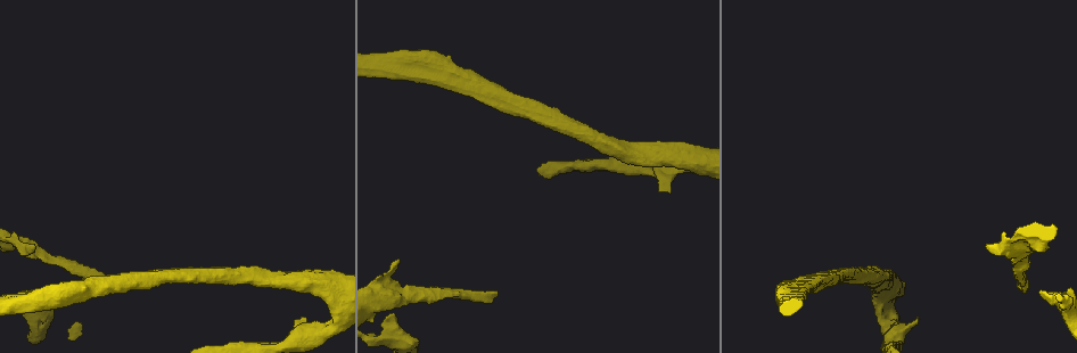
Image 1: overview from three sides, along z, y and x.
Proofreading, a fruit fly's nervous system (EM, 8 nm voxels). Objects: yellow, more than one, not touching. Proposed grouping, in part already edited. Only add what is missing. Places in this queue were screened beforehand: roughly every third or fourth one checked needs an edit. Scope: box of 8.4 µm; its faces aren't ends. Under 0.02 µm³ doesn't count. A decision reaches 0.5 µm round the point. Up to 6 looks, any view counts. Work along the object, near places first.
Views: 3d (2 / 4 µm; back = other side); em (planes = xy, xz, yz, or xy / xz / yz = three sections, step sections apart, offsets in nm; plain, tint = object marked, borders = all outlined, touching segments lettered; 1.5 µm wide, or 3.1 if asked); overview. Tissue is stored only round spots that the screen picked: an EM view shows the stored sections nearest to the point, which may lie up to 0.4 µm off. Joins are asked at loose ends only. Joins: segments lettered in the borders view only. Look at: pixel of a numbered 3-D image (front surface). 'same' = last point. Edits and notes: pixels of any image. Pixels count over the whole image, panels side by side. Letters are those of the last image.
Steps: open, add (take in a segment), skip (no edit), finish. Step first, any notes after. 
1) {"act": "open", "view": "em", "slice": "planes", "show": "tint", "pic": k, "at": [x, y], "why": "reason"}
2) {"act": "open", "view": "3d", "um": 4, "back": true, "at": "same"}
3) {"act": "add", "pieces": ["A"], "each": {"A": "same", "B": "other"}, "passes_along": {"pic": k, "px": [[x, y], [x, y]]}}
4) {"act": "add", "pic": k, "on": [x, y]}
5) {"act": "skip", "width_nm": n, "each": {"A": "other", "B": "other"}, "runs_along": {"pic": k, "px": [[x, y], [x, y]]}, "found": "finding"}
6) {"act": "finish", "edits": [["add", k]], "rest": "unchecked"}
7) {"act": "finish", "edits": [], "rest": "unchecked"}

{"act": "open", "view": "em", "slice": "xy", "step": 8, "show": "tint", "pic": 1, "at": [395, 313], "why": "an open end"}

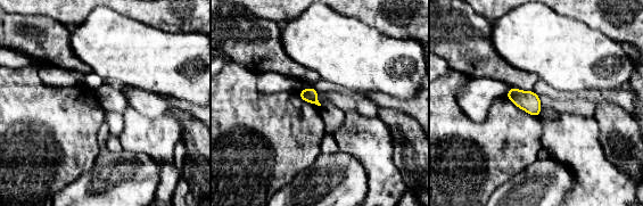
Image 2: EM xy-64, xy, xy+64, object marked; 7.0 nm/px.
{"act": "open", "view": "em", "slice": "planes", "show": "borders", "at": "same", "why": "cut it another way"}

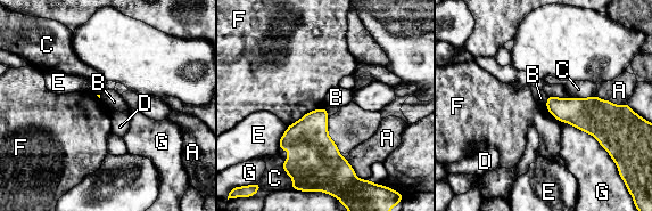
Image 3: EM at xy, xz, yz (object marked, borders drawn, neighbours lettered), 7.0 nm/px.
{"act": "skip", "each": {"A": "other", "B": "other", "C": "other", "D": "other", "E": "other", "F": "other", "G": "other"}, "border": {"pic": 3, "px": [[547, 96], [545, 105]]}, "found": "no lettered segment goes on from it"}

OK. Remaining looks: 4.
{"act": "open", "view": "em", "slice": "planes", "show": "borders", "pic": 1, "at": [1017, 285], "why": "an open end"}

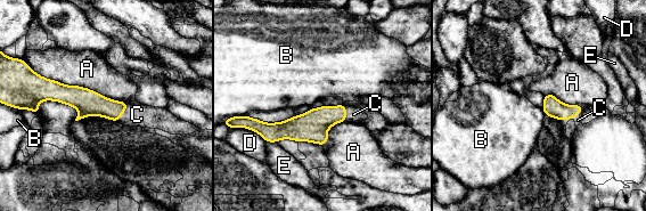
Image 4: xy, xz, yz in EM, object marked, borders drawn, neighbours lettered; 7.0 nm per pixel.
{"act": "add", "pieces": ["C"], "width_nm": 130, "longest_contact_nm": ["A", 700], "each": {"A": "other", "B": "other", "C": "same", "D": "other", "E": "other"}, "found": "the neuron continues"}

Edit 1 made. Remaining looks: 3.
{"act": "open", "view": "overview", "why": "see it whole again"}

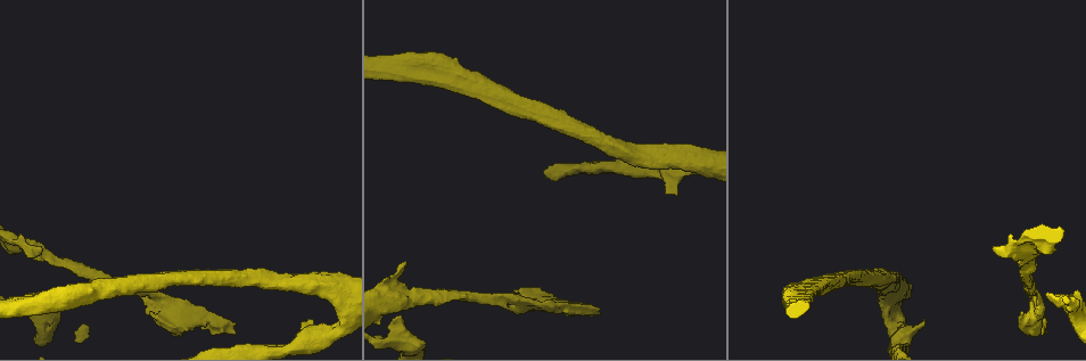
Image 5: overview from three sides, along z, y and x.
{"act": "open", "view": "em", "slice": "yz", "step": 4, "show": "tint", "pic": 5, "at": [924, 320]}

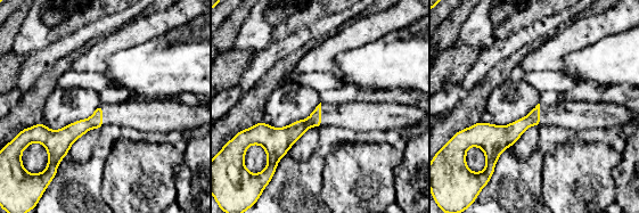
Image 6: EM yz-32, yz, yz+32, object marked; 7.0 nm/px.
{"act": "open", "view": "em", "slice": "planes", "show": "borders", "at": "same"}

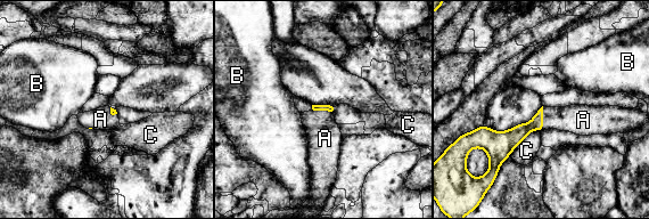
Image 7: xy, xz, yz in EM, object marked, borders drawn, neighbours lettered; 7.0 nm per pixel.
{"act": "add", "pieces": ["A"], "each": {"A": "same", "B": "other", "C": "other"}, "found": "the neuron continues"}

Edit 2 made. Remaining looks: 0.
{"act": "finish", "edits": [["add", 4], ["add", 7]], "rest": "unchecked"}

